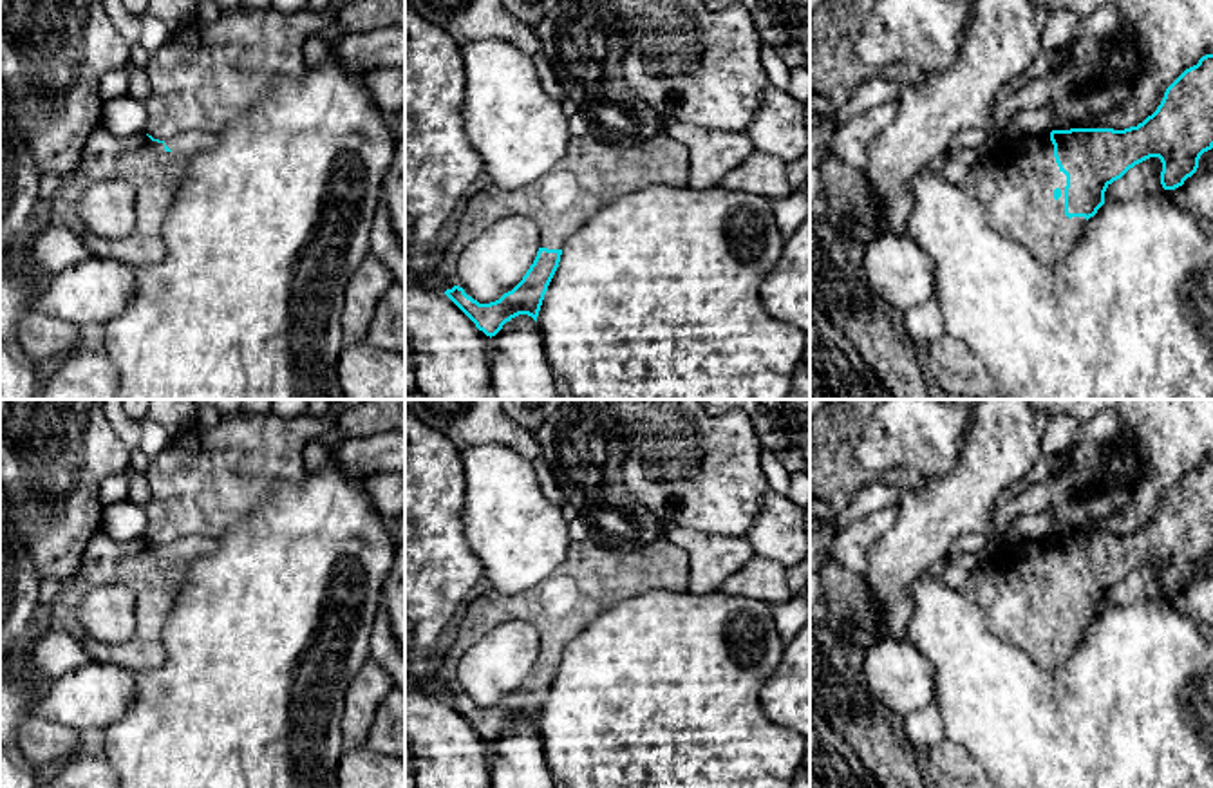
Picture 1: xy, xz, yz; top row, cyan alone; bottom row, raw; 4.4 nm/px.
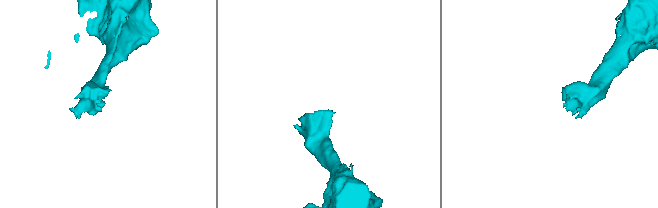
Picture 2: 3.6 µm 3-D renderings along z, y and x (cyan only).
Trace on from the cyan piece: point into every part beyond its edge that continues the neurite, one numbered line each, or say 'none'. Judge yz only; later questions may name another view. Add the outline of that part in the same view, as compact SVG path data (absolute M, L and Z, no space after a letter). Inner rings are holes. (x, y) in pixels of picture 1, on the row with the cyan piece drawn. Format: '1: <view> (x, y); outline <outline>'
1: yz (1015, 181); outline M1050 132L991 146L960 184L983 204L991 226L1021 244L1045 266L1065 260L1086 226L1085 217L1065 215L1067 175L1056 163Z

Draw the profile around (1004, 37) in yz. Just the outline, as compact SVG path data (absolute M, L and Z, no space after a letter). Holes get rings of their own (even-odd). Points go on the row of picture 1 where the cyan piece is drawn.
M974 0L971 22L954 61L940 70L926 72L922 85L900 85L900 108L893 123L884 128L868 148L868 166L862 170L870 195L880 208L880 228L884 233L906 233L906 220L913 210L909 192L911 179L938 164L949 150L951 139L965 128L982 128L987 145L996 145L996 110L992 101L996 92L1012 78L1023 74L1043 52L1041 34L1047 25L1048 11L1038 9L1032 0Z

